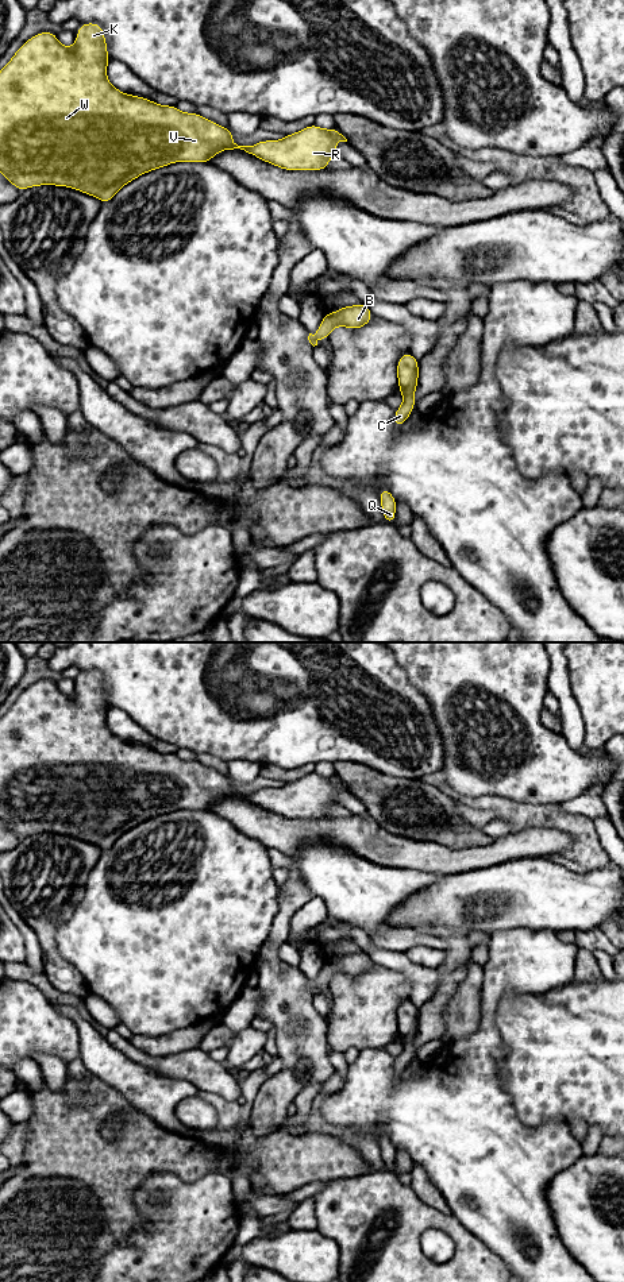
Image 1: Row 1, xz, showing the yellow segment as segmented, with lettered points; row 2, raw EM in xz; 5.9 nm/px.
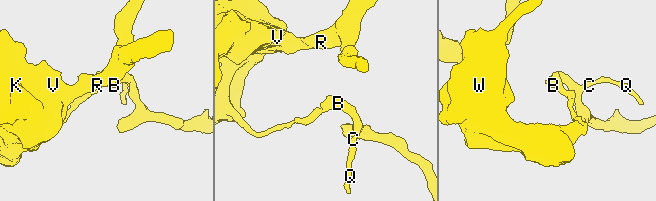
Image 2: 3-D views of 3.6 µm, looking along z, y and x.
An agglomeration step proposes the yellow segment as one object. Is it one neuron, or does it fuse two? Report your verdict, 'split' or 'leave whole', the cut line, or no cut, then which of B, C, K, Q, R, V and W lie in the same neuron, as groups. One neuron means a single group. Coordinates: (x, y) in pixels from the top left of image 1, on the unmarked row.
leave whole | no cut | B C K Q R V W

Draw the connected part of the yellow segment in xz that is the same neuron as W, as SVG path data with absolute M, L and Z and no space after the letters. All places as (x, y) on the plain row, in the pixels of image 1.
M81 671L77 679L77 686L73 695L65 695L57 687L55 680L45 679L31 684L26 691L23 691L11 708L0 718L0 820L5 825L5 827L18 835L20 839L31 835L31 834L42 834L42 833L53 833L53 834L66 834L73 835L74 838L82 839L92 845L99 846L103 852L109 850L119 837L126 834L132 827L143 823L155 816L165 815L170 811L176 810L194 810L204 811L211 810L211 807L220 799L240 796L246 800L257 804L261 808L265 808L270 812L278 814L282 818L324 818L328 815L328 808L334 804L338 804L334 800L334 795L339 789L347 789L347 787L334 775L330 777L324 777L317 775L316 772L311 772L303 776L298 780L284 784L280 788L262 788L253 793L238 793L232 788L232 780L227 775L222 775L220 772L205 767L204 764L194 761L185 761L180 758L177 754L172 753L159 753L149 746L126 742L116 737L107 726L107 714L111 706L107 699L107 688L104 684L104 677L99 671Z

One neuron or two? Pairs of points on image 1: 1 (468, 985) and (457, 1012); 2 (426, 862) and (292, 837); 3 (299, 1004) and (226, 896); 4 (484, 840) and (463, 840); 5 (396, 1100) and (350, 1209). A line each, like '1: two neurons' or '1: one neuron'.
1: one neuron
2: one neuron
3: two neurons
4: one neuron
5: two neurons

